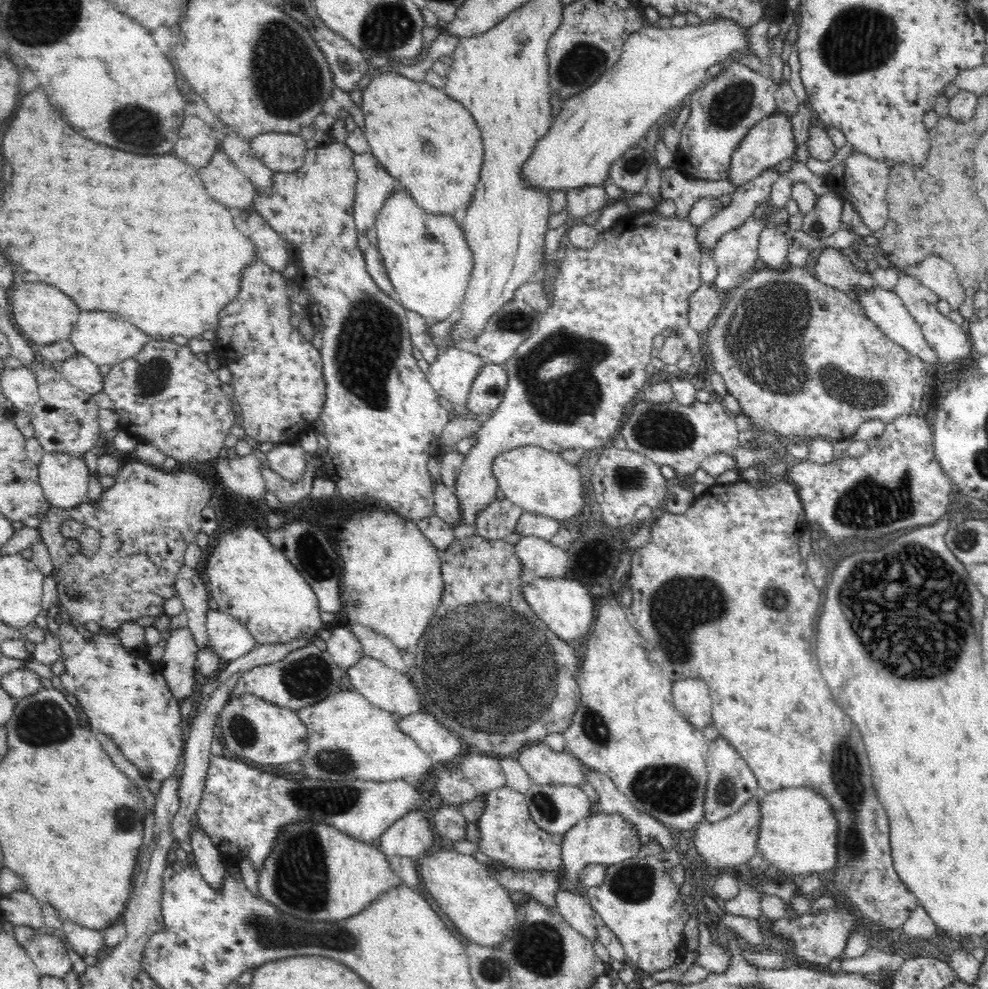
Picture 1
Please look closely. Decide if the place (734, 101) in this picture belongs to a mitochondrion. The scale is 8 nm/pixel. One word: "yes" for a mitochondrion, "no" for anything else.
yes

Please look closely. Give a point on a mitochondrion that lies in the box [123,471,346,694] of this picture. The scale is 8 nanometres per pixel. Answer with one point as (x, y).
(314, 556)

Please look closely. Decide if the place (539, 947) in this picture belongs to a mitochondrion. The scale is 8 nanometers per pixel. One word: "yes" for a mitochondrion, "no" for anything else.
yes

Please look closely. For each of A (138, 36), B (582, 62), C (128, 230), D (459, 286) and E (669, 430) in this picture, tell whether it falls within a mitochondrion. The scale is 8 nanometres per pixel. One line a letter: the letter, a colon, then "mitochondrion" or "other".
A: other
B: mitochondrion
C: other
D: other
E: mitochondrion

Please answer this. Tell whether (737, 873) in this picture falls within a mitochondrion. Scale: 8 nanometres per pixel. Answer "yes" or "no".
no

